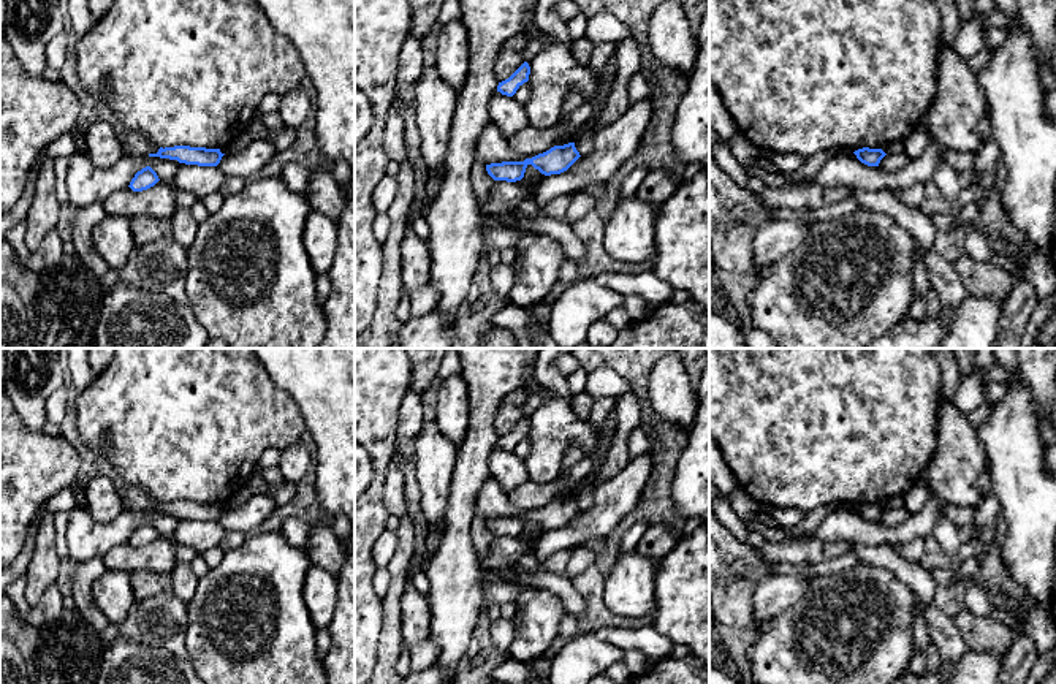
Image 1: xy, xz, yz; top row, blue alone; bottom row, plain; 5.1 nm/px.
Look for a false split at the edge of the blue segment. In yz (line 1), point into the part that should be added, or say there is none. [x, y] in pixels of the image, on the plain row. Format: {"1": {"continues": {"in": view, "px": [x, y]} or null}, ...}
{"1": {"continues": null}}

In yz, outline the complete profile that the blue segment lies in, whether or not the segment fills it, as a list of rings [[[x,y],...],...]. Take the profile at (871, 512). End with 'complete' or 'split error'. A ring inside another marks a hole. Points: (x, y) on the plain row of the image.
[[[863,502],[853,507],[857,513],[868,521],[879,521],[880,515],[887,510],[882,504]]] | complete

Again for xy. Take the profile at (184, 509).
[[[174,500],[174,502],[160,502],[157,508],[149,508],[149,511],[160,511],[177,515],[185,519],[198,521],[217,521],[225,508],[220,504],[206,504],[206,502],[190,502],[190,500]]] | complete

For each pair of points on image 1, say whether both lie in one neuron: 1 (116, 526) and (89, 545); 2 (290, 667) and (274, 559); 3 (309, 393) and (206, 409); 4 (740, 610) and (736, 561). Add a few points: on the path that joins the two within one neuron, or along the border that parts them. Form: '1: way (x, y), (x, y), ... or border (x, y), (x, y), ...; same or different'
1: way (110, 532), (95, 539); same
2: way (282, 640), (282, 607), (277, 586); same
3: border (265, 369), (293, 399), (306, 429); different
4: way (736, 597), (736, 573); same

